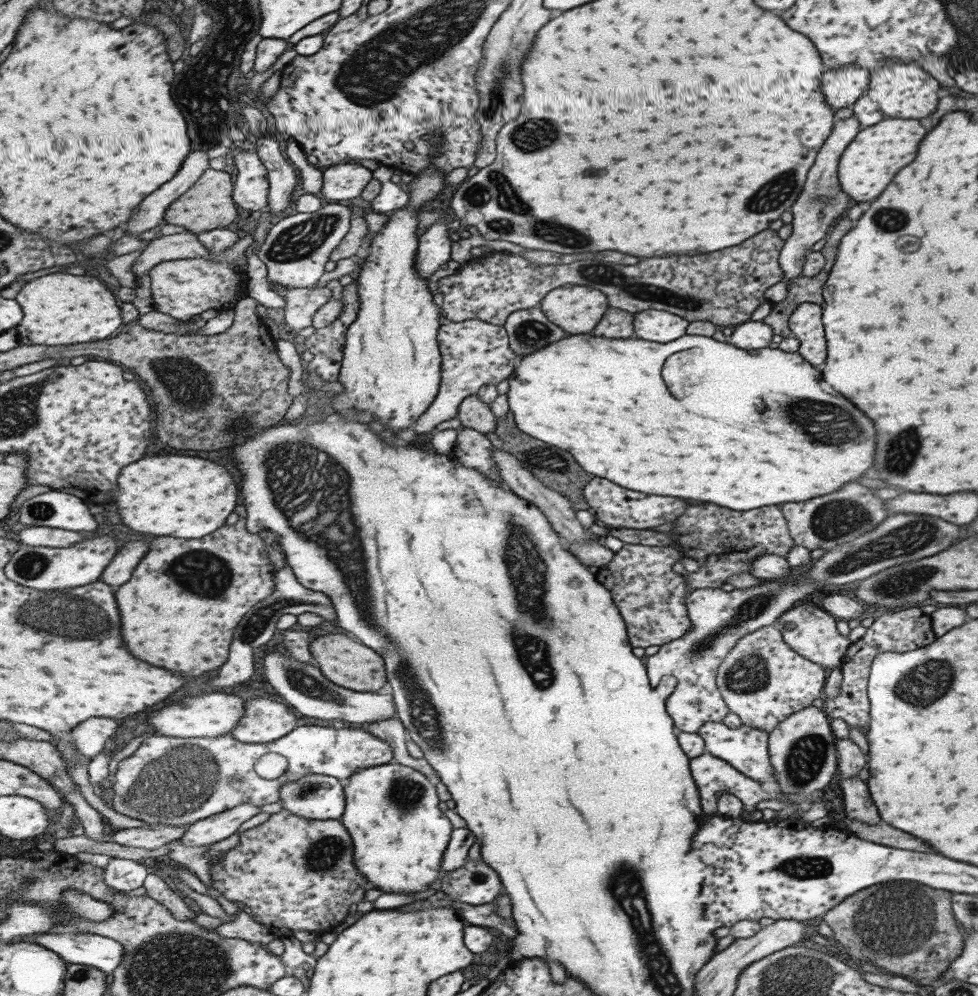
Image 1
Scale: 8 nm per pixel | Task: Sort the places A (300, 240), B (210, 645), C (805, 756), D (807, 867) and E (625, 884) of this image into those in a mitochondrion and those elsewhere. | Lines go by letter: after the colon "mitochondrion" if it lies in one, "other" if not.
A: mitochondrion
B: other
C: mitochondrion
D: mitochondrion
E: mitochondrion

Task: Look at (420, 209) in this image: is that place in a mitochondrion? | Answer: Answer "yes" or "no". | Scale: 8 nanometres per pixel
no

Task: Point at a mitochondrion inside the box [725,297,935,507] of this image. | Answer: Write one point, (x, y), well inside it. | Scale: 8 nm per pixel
(812, 413)

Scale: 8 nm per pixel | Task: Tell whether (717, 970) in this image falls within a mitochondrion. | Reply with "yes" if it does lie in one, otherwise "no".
no

